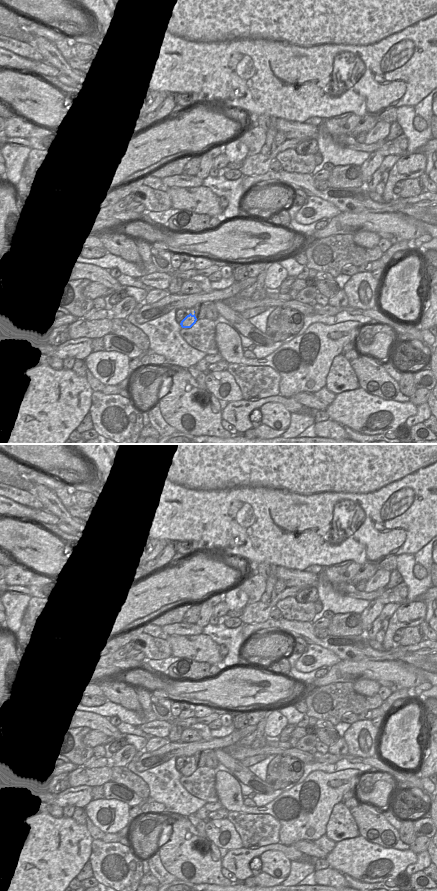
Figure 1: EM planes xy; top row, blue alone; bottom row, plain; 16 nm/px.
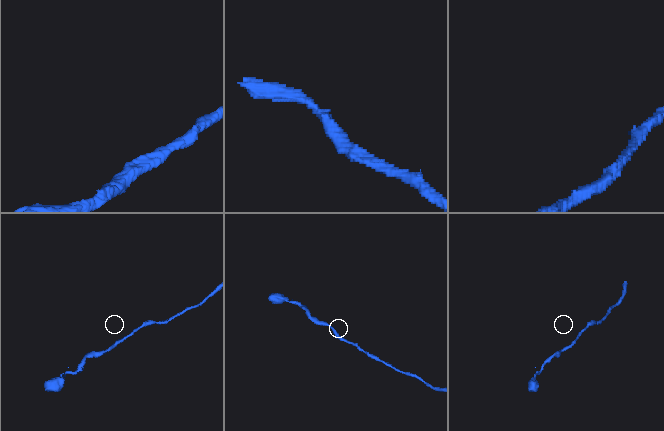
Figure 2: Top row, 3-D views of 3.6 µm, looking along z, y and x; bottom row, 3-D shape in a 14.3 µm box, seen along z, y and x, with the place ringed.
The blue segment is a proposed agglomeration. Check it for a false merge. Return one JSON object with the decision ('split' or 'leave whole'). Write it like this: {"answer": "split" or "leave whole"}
{"answer": "leave whole"}

